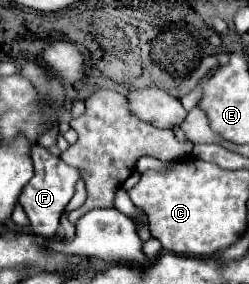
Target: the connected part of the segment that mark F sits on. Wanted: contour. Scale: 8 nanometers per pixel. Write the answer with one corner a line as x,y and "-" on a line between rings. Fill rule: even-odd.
33,146
31,152
33,164
35,164
35,176
33,180
21,190
19,204
23,206
27,218
29,218
29,234
39,236
39,238
53,238
57,228
59,228
59,216
69,204
73,192
75,192
75,182
79,180
79,170
73,166
67,166
59,156
51,154
47,148

